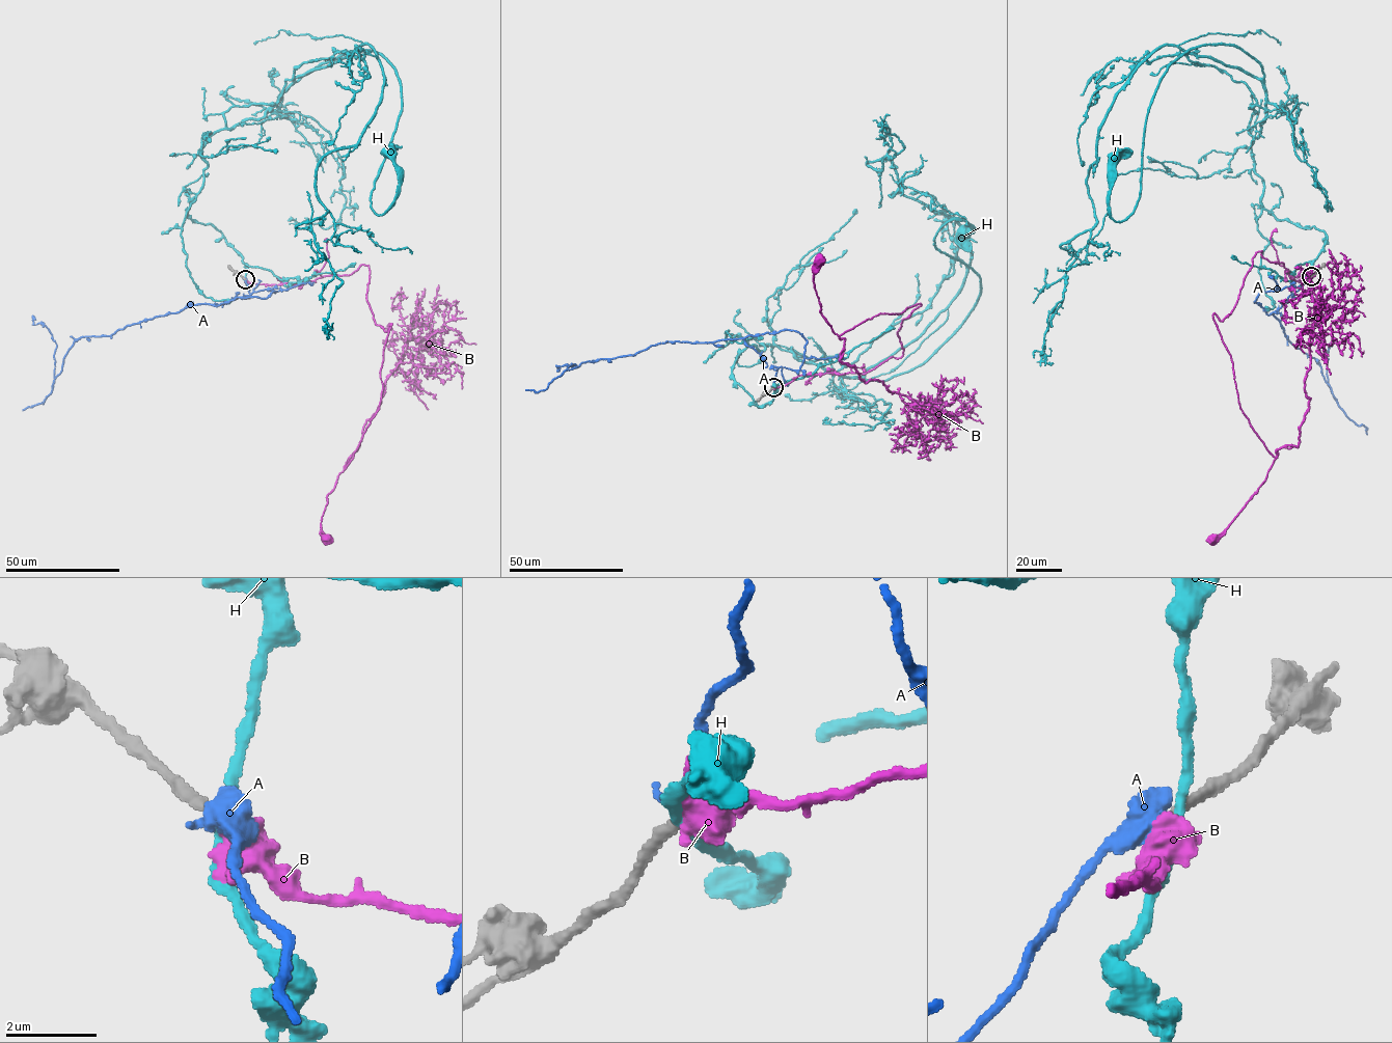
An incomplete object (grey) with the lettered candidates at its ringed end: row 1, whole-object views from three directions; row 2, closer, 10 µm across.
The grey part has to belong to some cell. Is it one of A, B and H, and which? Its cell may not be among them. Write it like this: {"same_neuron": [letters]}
{"same_neuron": ["B"]}

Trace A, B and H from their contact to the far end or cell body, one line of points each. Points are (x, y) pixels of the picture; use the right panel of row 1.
A: (1311, 276), (1293, 294), (1286, 286), (1260, 292), (1254, 301), (1320, 365), (1336, 401), (1327, 374), (1330, 344)
B: (1311, 276), (1295, 280), (1259, 251), (1231, 312), (1212, 314), (1239, 408), (1275, 458), (1210, 539)
H: (1311, 276), (1327, 237), (1261, 203), (1263, 73), (1236, 46), (1169, 65), (1120, 222), (1114, 158)

